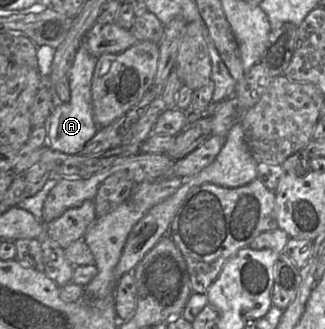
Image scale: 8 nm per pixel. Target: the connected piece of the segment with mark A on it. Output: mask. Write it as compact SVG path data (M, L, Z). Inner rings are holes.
M84 38L78 48L69 71L70 100L61 102L54 107L50 114L47 126L47 145L56 151L65 154L79 154L84 146L97 133L99 127L92 114L92 76L98 57L94 56L84 44Z

